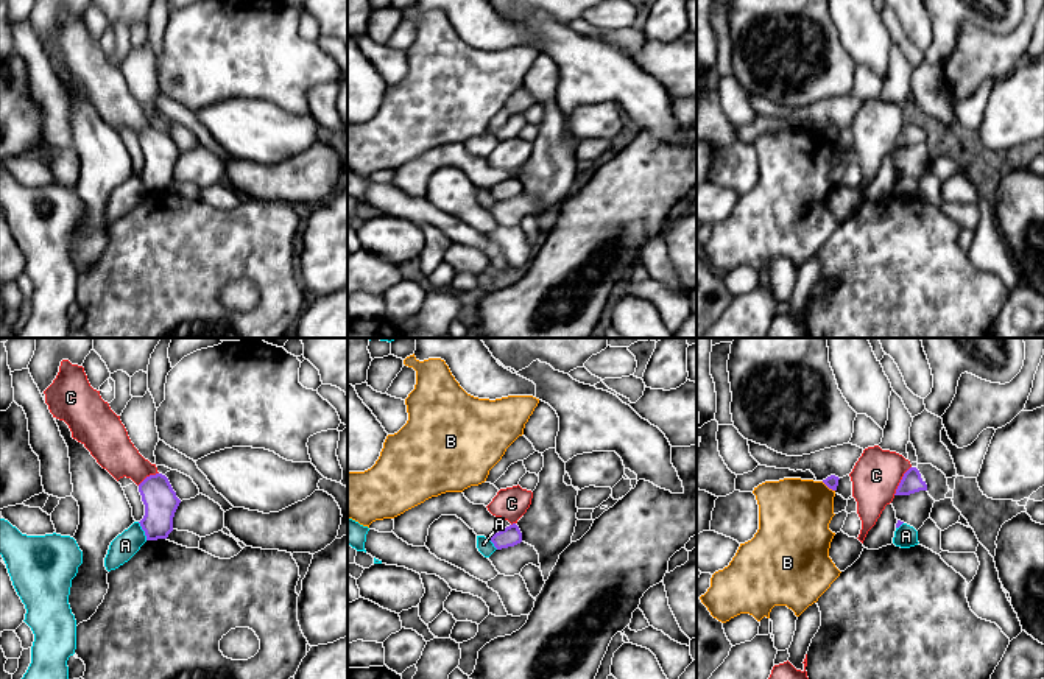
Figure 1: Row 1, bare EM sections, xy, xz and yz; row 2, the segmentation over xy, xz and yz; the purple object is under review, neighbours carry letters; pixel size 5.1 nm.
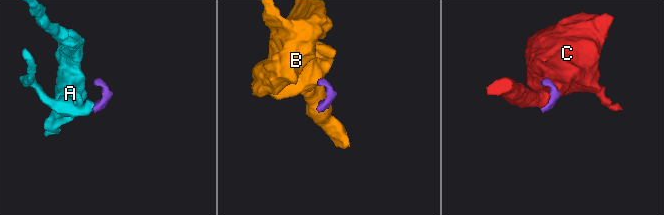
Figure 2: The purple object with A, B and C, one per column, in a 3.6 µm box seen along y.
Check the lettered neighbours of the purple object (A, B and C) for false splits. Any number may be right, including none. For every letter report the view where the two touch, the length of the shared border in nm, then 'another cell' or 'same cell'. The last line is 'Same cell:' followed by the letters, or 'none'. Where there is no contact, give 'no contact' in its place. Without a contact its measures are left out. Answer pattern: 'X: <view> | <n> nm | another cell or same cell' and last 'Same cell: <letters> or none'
A: xy | 110 nm | another cell
B: yz | 90 nm | another cell
C: yz | 180 nm | another cell
Same cell: none

